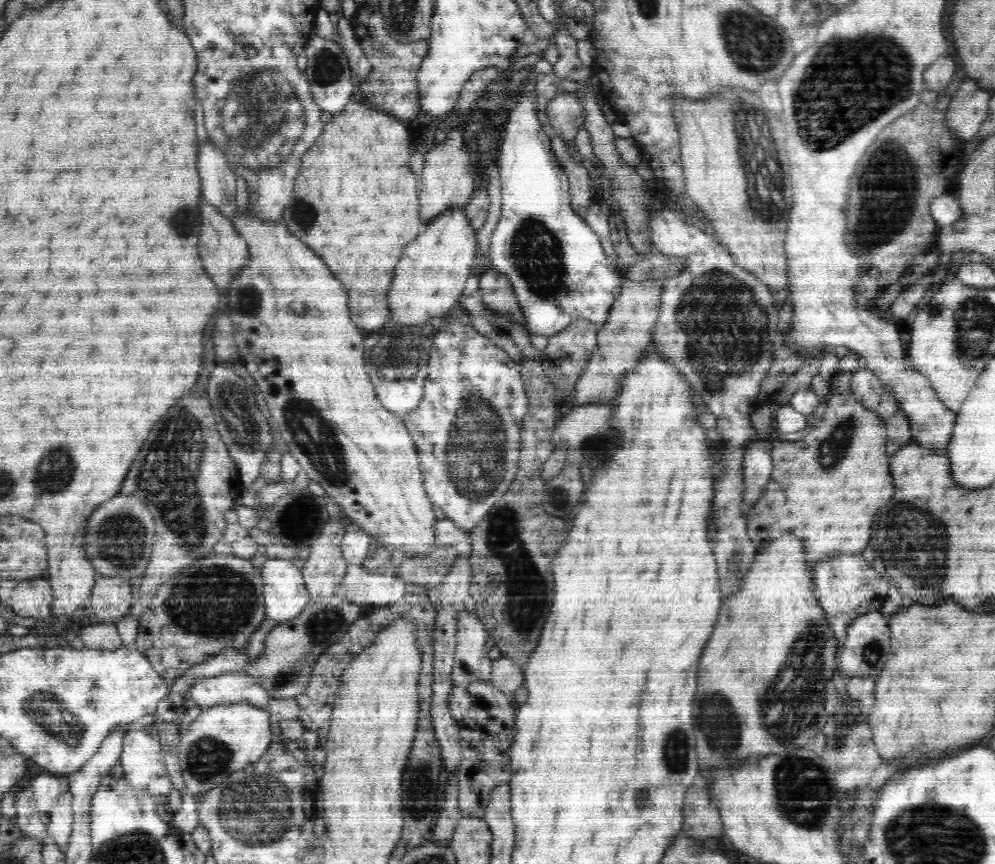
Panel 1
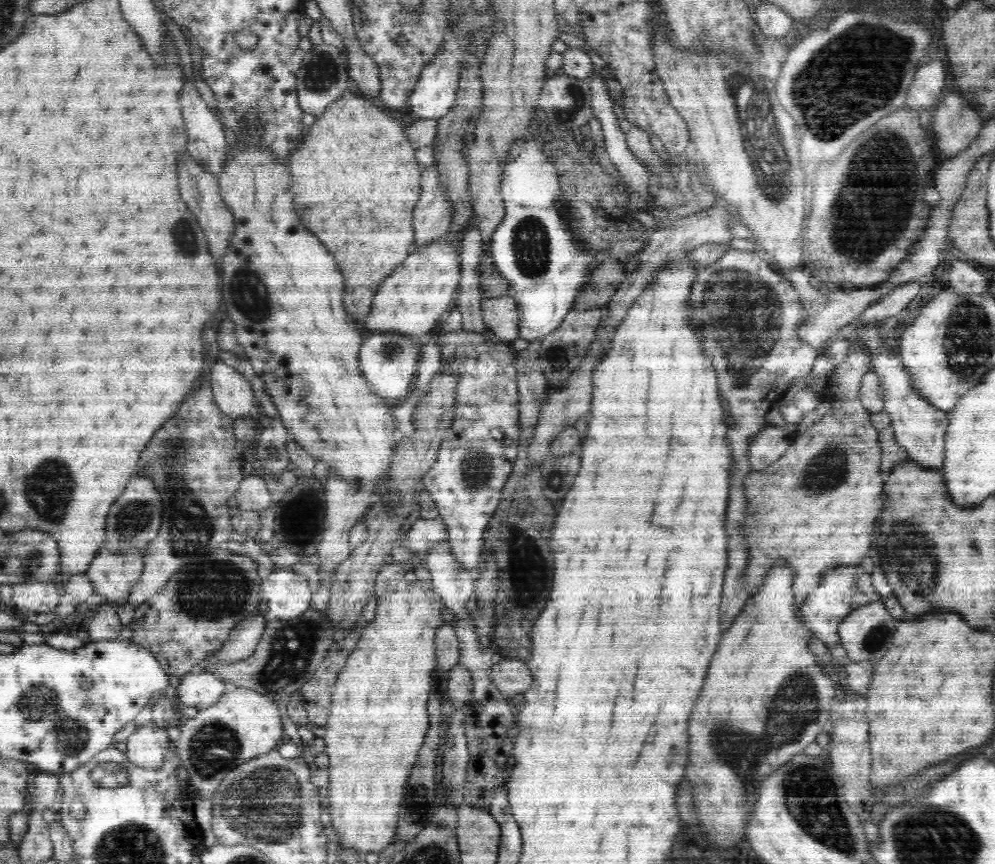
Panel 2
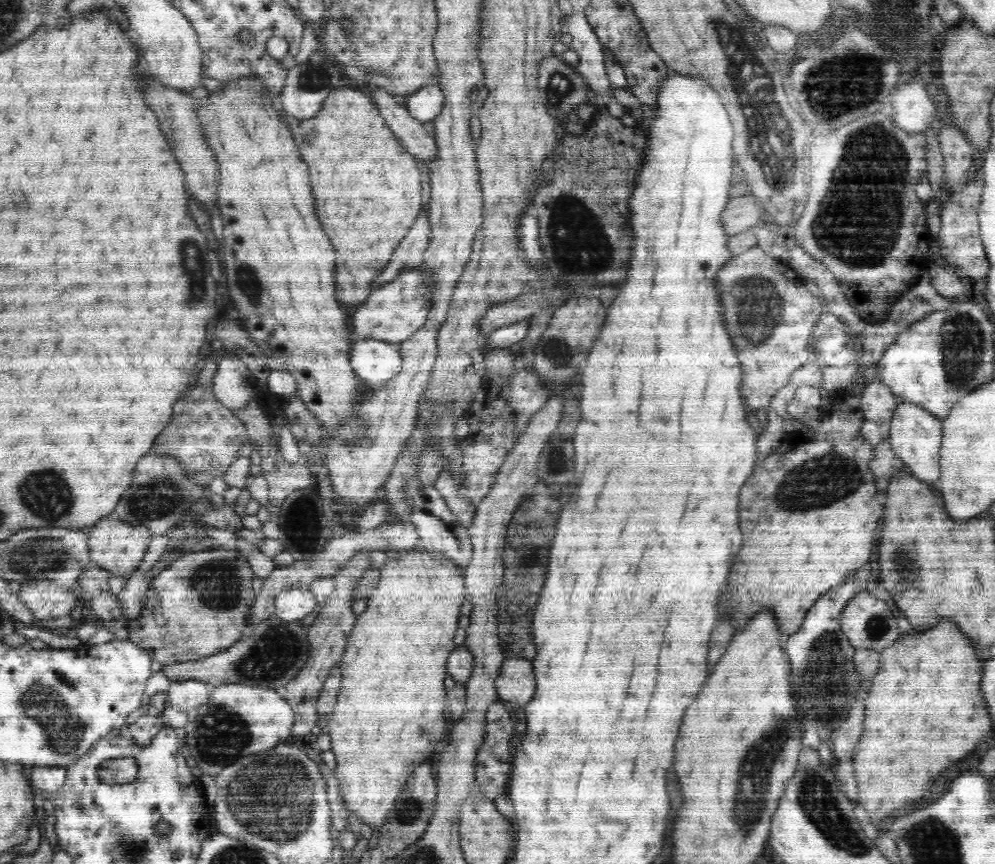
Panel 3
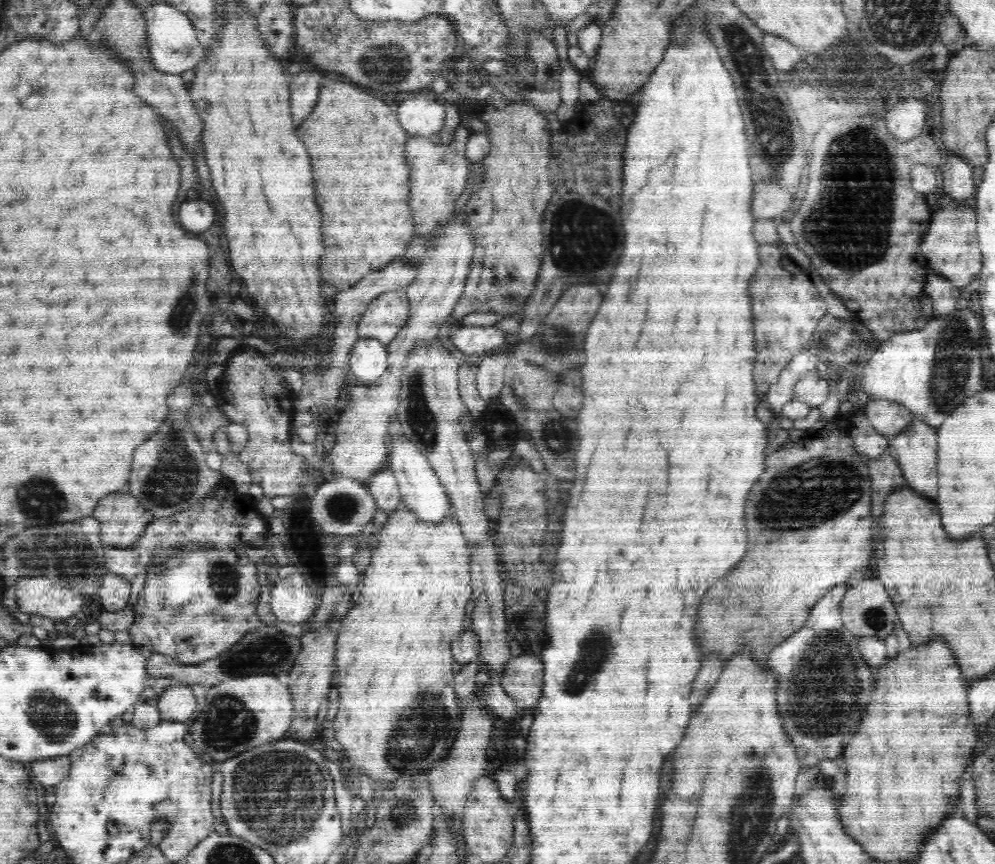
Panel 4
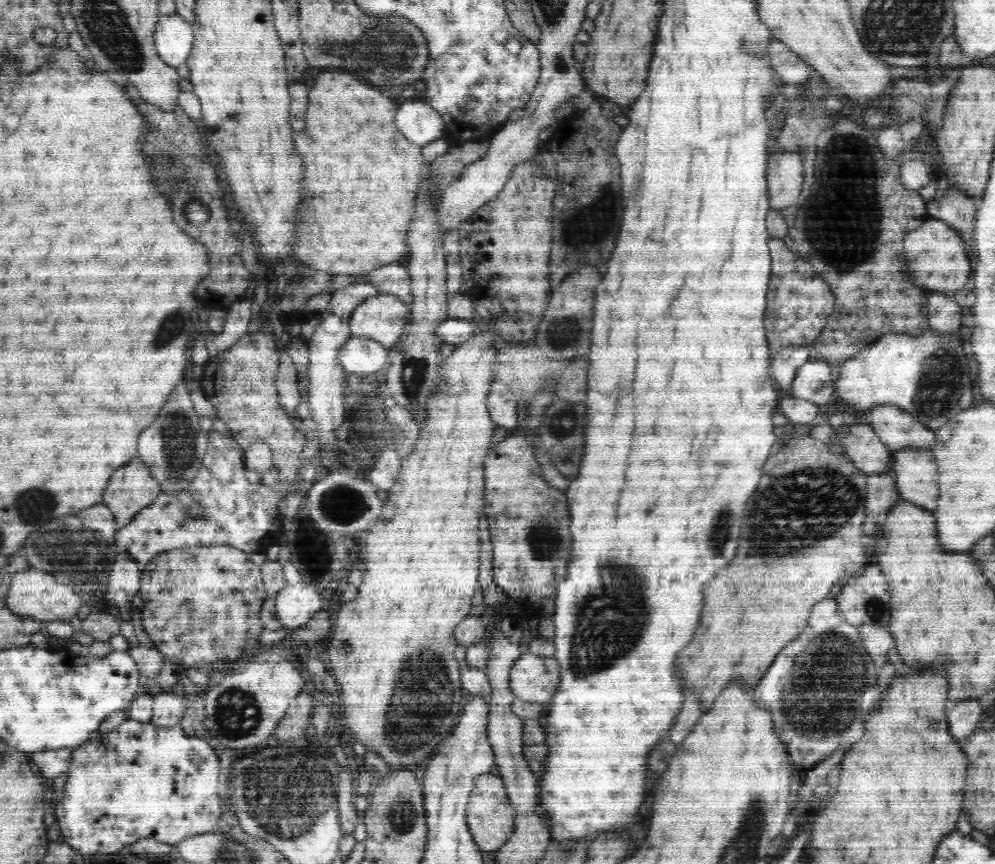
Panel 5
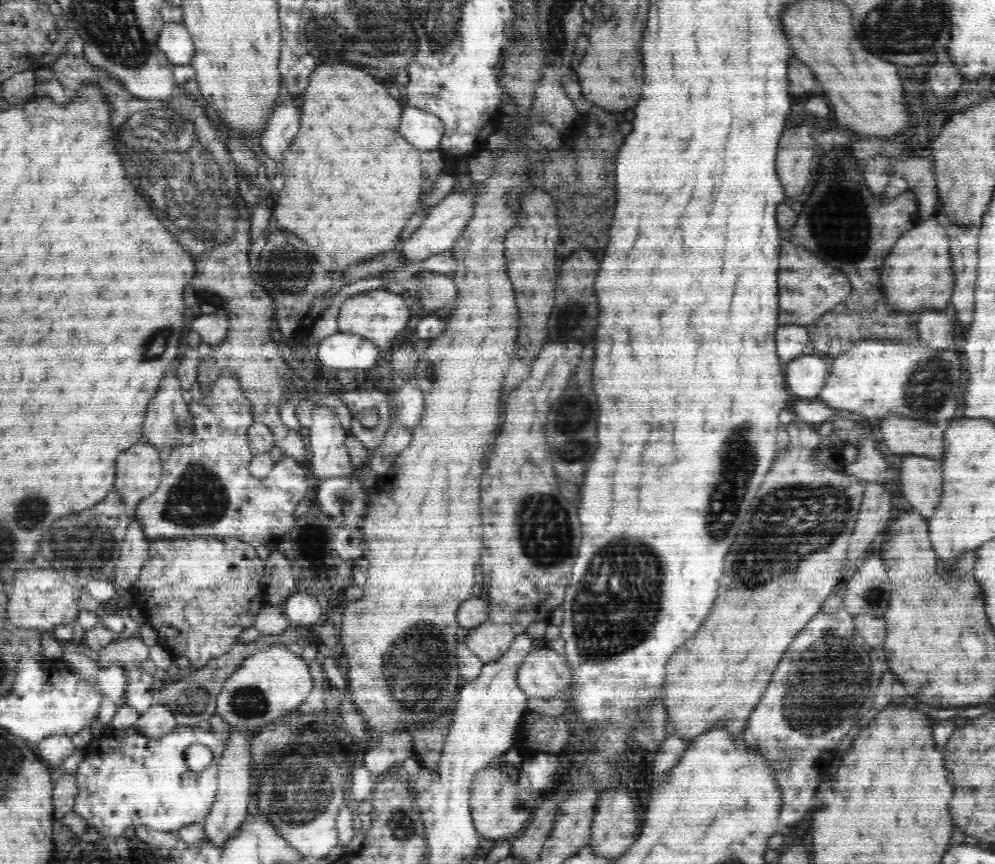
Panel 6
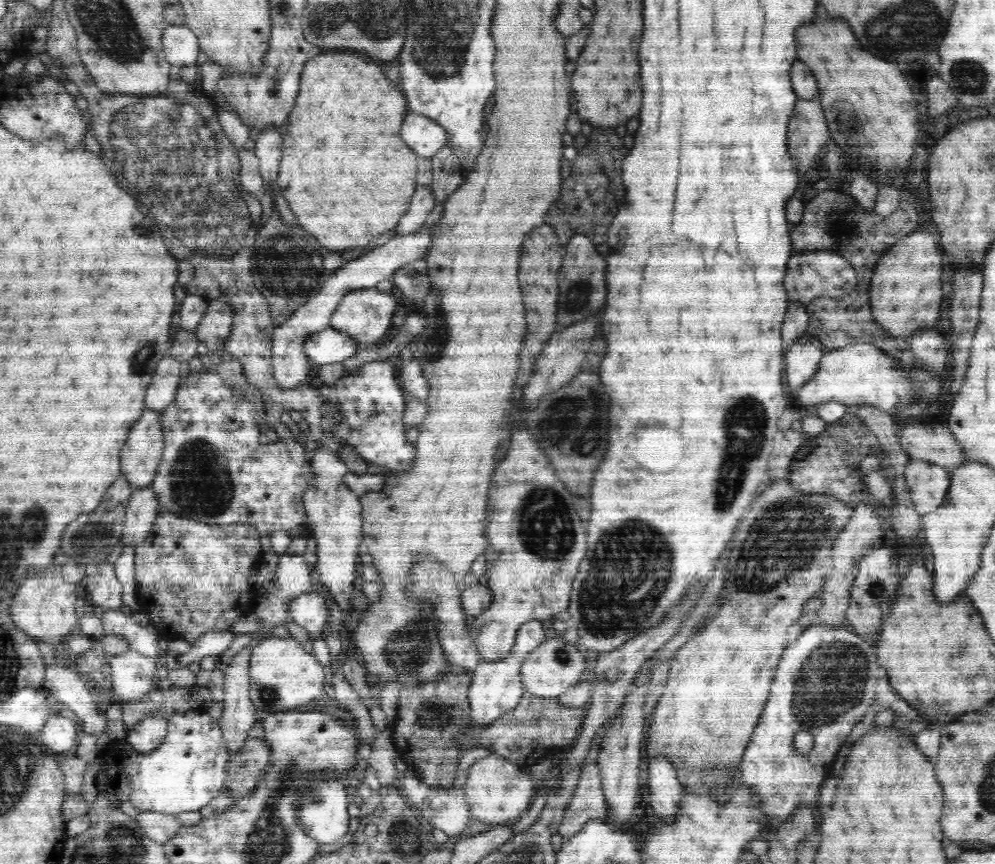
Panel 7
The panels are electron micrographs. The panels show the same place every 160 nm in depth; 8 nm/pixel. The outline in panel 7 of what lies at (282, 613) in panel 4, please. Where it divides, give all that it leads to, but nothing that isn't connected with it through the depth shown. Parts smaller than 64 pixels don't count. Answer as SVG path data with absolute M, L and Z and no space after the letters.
M314 591L300 594L289 604L290 619L303 626L312 640L321 636L328 611L324 597Z

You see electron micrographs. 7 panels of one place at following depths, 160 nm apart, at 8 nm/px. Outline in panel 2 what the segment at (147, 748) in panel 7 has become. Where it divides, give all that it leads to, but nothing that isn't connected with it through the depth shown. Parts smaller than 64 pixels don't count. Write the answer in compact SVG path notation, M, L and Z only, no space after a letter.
M190 672L182 677L177 686L176 696L185 706L208 708L216 704L221 694L229 688L233 688L232 684L222 681L212 672Z

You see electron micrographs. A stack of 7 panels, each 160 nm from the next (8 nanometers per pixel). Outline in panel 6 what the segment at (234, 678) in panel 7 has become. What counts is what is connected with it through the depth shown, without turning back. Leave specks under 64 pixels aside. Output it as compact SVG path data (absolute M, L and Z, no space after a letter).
M230 726L231 735L227 738L225 750L220 759L218 772L218 794L212 810L206 815L204 830L209 841L216 846L222 846L230 840L232 834L240 828L246 818L248 807L253 800L254 778L250 778L250 762L252 762L250 734L236 730Z

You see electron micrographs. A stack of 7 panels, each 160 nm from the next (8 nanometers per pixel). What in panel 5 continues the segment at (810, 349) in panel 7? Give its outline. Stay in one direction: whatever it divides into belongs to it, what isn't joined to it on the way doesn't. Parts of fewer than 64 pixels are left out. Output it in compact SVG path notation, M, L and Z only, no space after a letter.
M822 358L812 359L802 364L796 374L788 396L802 398L818 406L833 401L835 382L832 381L830 363Z

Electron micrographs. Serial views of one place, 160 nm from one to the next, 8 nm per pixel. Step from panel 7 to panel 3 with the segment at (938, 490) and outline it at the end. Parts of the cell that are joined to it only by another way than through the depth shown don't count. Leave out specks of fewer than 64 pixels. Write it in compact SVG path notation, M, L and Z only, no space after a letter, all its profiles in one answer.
M900 403L899 408L895 412L895 418L889 426L891 443L893 452L898 458L904 461L908 472L912 472L914 477L940 486L940 470L938 470L940 460L940 450L943 422L930 415L924 408L917 407L914 404Z

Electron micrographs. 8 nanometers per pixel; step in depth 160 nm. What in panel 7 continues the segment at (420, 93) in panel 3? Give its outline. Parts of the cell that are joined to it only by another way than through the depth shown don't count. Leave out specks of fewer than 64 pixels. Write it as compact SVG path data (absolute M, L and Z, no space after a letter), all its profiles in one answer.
M408 114L400 136L420 158L432 158L447 141L444 127L435 120L416 114Z

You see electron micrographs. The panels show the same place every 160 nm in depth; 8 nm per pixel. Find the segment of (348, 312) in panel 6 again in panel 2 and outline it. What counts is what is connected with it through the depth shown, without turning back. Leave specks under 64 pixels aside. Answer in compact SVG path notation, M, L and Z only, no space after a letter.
M445 236L412 250L412 254L387 276L381 283L380 290L373 297L369 309L366 329L378 332L396 330L396 334L408 335L416 346L421 345L419 337L432 333L437 322L448 314L454 305L460 286L460 244L451 246Z

